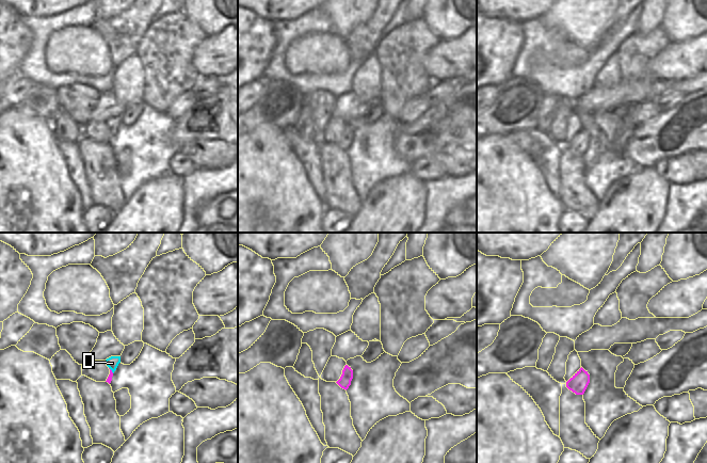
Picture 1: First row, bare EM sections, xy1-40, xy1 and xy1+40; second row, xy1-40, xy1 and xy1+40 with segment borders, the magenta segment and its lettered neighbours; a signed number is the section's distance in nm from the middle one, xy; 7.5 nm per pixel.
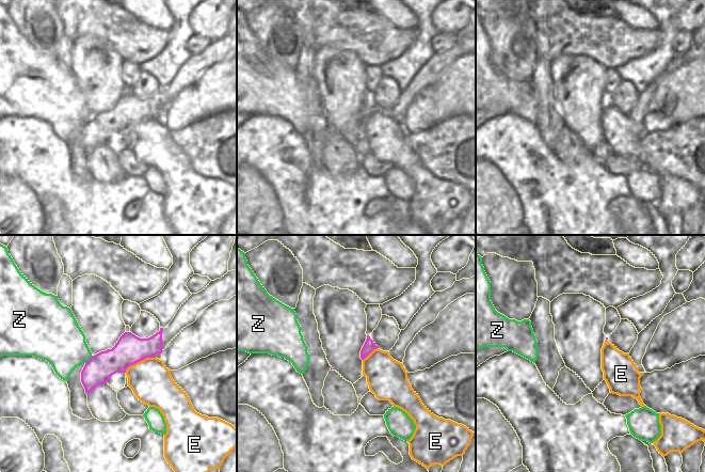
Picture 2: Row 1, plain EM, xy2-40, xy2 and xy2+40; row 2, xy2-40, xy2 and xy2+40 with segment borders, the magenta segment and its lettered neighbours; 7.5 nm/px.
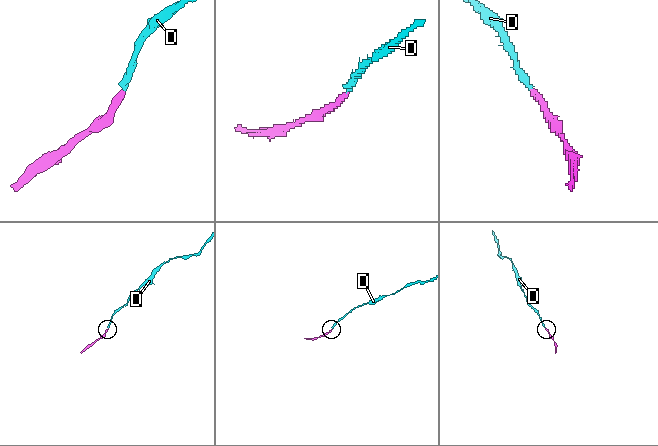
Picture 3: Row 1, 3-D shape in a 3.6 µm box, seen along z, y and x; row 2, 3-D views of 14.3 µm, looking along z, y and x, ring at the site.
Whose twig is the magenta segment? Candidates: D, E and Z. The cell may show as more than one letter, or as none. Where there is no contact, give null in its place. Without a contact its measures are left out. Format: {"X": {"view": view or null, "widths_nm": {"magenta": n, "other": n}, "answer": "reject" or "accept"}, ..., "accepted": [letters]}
{"D": {"view": "xy1-40", "widths_nm": {"magenta": 40, "other": 90}, "answer": "accept"}, "E": {"view": "xy2-40", "widths_nm": {"magenta": 220, "other": 300}, "answer": "reject"}, "Z": {"view": "xy2-40", "widths_nm": {"magenta": 200, "other": 360}, "answer": "reject"}, "accepted": ["D"]}

